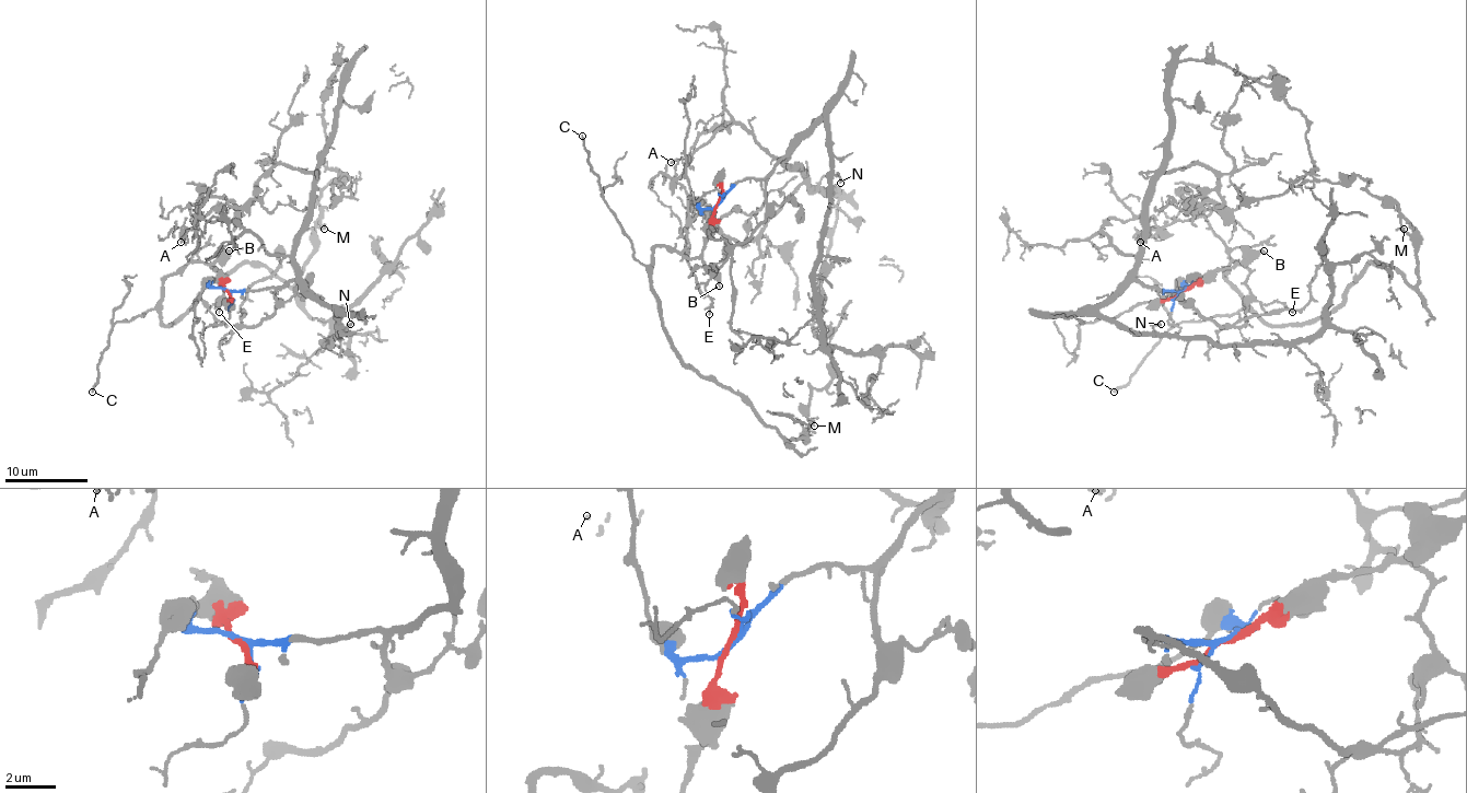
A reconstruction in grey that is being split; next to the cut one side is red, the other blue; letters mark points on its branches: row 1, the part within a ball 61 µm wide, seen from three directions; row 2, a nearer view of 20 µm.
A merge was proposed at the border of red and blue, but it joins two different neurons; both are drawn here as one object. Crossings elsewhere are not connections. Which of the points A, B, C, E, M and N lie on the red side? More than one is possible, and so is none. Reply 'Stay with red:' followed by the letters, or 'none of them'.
Stay with red: B, C, E, M

